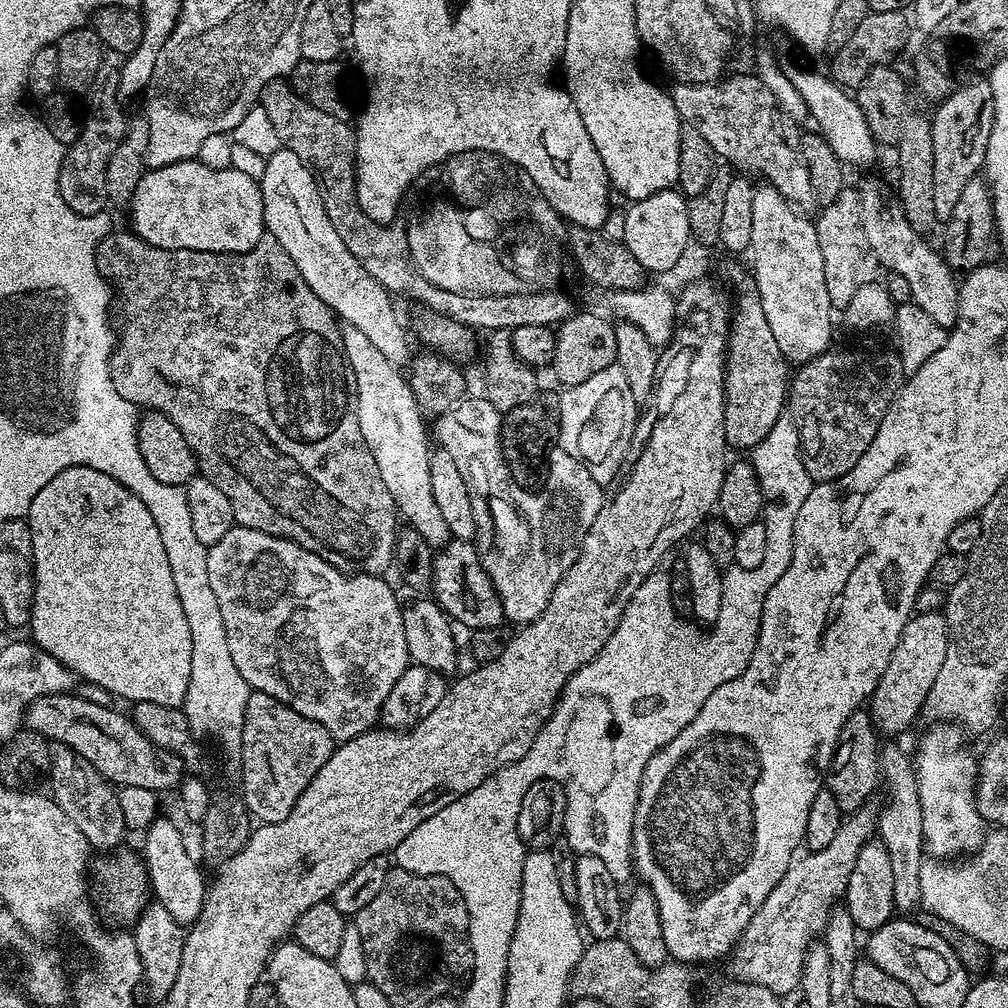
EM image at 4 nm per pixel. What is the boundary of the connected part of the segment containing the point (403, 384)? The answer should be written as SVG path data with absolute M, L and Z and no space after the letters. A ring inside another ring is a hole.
M343 329L344 353L356 394L356 417L362 426L362 438L378 462L378 474L394 498L397 513L404 516L407 527L423 533L426 528L445 527L444 520L431 490L430 432L424 429L425 417L415 401L409 381L400 370L383 357L358 330Z

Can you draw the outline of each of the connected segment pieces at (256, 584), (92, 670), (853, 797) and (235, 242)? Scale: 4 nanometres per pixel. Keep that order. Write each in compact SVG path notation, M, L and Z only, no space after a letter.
M234 526L219 542L210 545L206 558L206 574L210 574L210 587L214 590L214 598L218 598L218 610L222 610L222 626L226 626L226 642L230 645L230 658L234 658L234 666L238 666L238 674L246 678L249 689L270 694L283 704L289 704L298 714L314 722L322 722L322 726L330 730L333 741L336 742L355 740L363 732L377 727L380 709L389 688L392 688L396 679L410 667L404 614L402 604L396 601L395 587L390 586L380 576L339 572L334 566L318 558L318 554L298 546L285 536L275 536L262 530L250 530L239 526Z
M79 464L62 470L62 474L50 478L50 482L46 482L46 486L42 486L38 494L34 494L34 502L30 502L26 519L34 542L36 567L36 589L30 621L31 639L34 643L46 650L46 654L58 658L58 662L75 672L81 681L106 690L109 697L121 696L122 699L128 700L127 702L158 702L158 706L181 707L190 686L190 626L186 622L186 614L182 611L182 601L178 599L176 579L174 574L170 574L170 562L166 559L166 546L162 546L162 534L158 534L158 526L150 515L150 510L146 510L146 502L142 502L142 498L138 498L114 478L110 478L110 474Z
M864 710L850 714L850 718L846 718L846 726L842 726L840 743L836 745L832 764L827 770L826 790L830 794L834 794L840 811L845 814L859 812L869 803L868 799L875 794L876 787L878 789L881 787L880 750L882 740L879 738L881 739L876 723Z
M199 159L145 171L130 210L131 231L162 250L249 252L266 235L259 179L231 167L214 169Z

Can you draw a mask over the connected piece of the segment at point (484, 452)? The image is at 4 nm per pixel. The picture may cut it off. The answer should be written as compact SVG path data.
M469 395L460 400L450 411L435 417L434 440L454 458L460 474L466 474L466 477L472 478L469 484L476 484L482 490L494 488L494 486L498 488L502 482L505 482L504 466L500 460L501 446L504 443L504 437L502 437L504 429L501 426L503 415L488 399L476 396Z

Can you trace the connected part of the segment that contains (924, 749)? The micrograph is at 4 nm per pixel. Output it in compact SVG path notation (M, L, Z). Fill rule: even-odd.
M944 722L940 728L932 728L921 740L920 749L914 752L918 798L922 802L922 834L924 847L932 852L960 852L963 848L979 848L986 835L986 822L980 816L976 805L976 781L978 779L978 760L968 748L964 748L965 737L959 727Z

